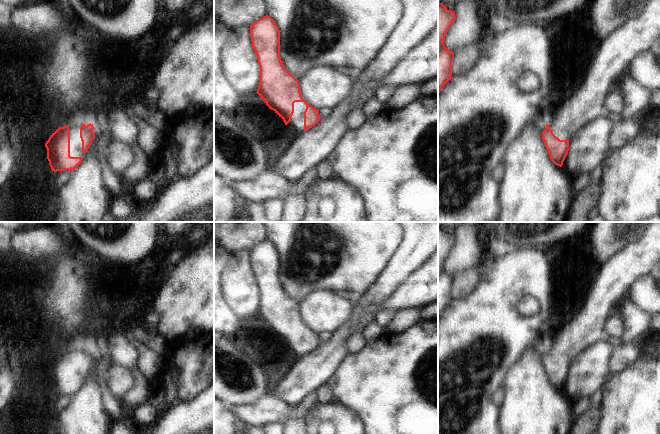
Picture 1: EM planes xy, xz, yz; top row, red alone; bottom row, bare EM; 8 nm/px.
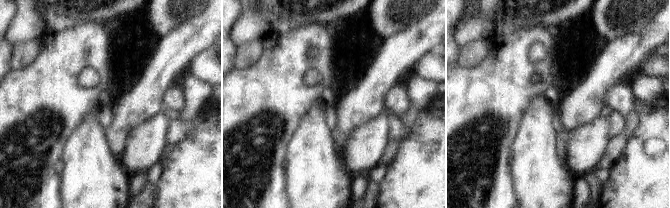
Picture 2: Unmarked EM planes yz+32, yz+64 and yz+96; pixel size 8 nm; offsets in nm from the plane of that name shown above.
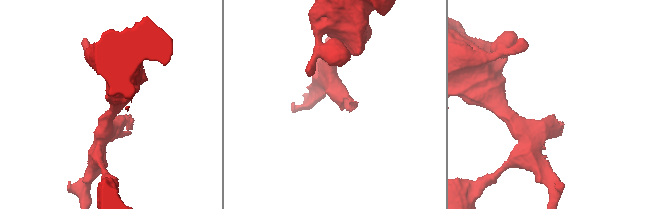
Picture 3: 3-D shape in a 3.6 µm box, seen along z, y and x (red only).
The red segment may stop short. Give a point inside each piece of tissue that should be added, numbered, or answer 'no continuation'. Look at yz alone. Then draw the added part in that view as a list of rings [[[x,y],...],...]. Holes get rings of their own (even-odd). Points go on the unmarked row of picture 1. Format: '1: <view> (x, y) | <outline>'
1: yz (612, 282) | [[[652,222],[640,241],[629,244],[605,264],[597,266],[580,303],[558,323],[550,336],[548,349],[553,358],[560,364],[569,363],[582,351],[605,339],[604,326],[608,317],[618,311],[618,306],[630,295],[634,284],[650,276],[659,262],[660,222]]]

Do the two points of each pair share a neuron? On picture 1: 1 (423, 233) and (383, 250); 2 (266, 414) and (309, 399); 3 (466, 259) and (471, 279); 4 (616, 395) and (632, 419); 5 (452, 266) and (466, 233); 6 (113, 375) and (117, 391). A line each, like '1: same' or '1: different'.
1: different
2: same
3: different
4: same
5: same
6: same

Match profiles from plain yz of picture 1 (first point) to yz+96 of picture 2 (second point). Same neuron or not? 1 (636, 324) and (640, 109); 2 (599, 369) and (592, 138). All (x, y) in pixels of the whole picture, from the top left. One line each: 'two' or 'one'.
1: two
2: one

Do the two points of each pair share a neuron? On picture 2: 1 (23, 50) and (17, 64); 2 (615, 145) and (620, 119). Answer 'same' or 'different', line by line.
1: same
2: different

